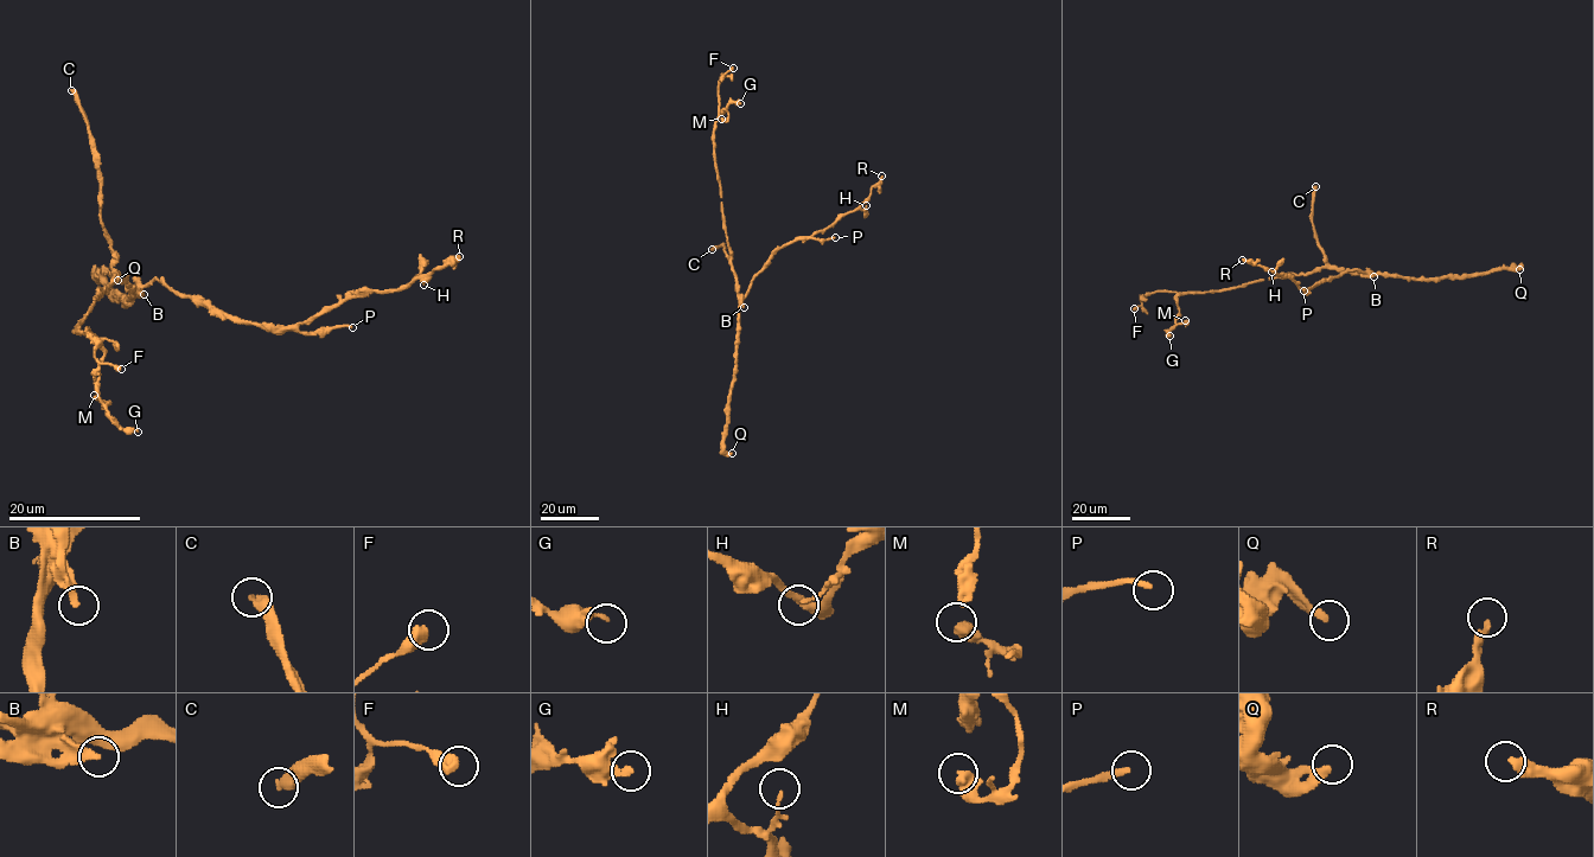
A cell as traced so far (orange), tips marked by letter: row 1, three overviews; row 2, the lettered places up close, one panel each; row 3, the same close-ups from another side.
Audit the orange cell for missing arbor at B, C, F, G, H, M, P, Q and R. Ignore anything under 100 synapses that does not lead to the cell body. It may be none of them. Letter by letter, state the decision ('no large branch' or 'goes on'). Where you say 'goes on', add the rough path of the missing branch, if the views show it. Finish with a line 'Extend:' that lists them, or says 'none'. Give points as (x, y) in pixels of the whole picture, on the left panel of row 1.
B: no large branch
C: goes on
F: no large branch
G: no large branch
H: no large branch
M: no large branch
P: no large branch
Q: no large branch
R: no large branch
Extend: C

